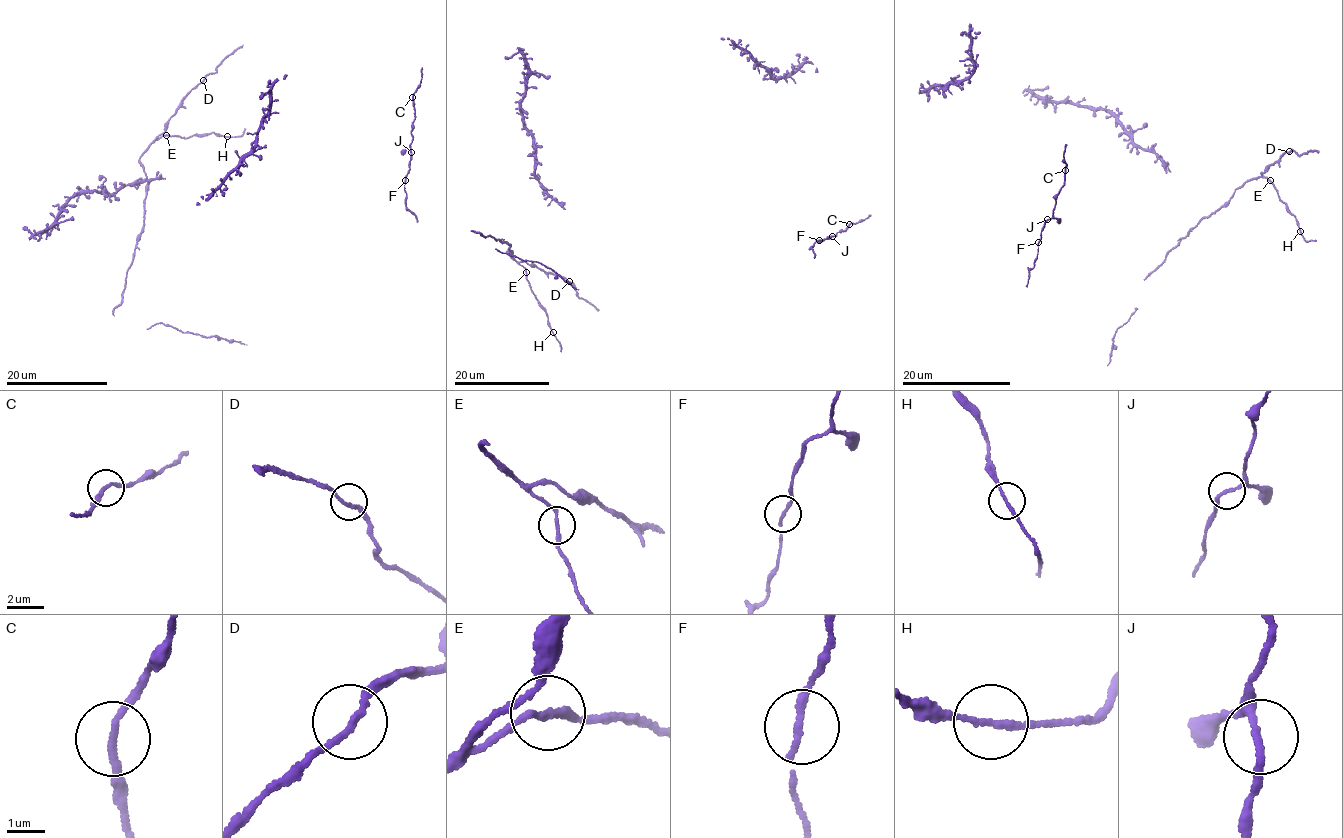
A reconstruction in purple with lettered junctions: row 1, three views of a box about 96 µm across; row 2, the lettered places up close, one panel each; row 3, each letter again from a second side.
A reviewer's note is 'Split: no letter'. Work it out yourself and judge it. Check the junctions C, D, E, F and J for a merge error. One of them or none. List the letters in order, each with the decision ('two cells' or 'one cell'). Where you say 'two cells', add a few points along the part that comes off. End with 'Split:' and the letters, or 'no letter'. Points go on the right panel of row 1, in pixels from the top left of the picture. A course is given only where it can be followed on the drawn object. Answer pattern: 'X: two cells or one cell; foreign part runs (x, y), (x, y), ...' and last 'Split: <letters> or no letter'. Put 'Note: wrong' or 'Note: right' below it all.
C: one cell
D: one cell
E: one cell
F: one cell
J: one cell
Split: no letter
Note: right

